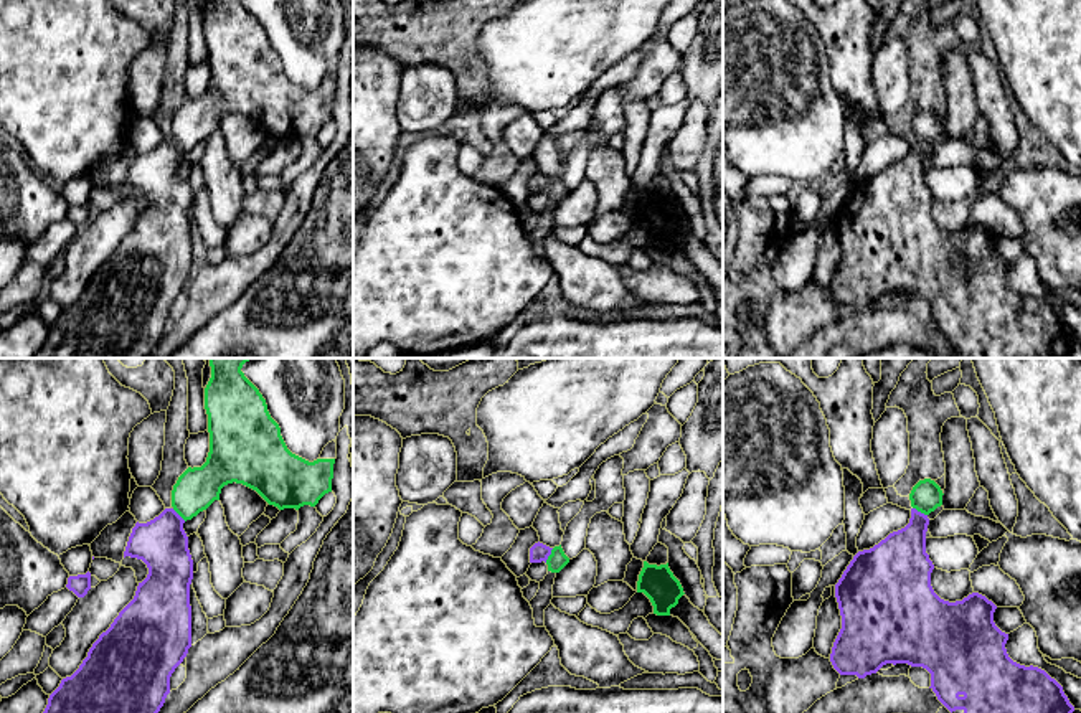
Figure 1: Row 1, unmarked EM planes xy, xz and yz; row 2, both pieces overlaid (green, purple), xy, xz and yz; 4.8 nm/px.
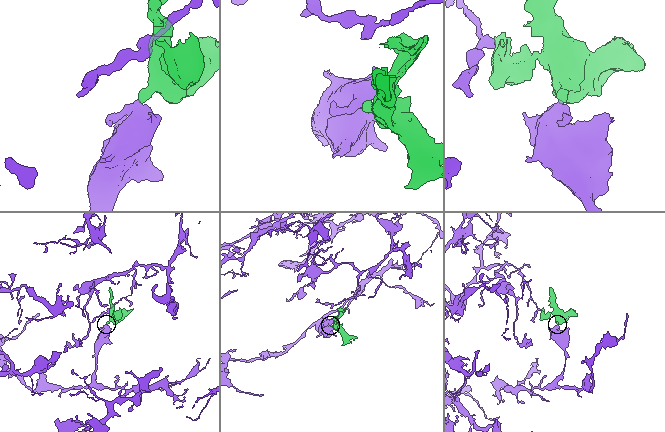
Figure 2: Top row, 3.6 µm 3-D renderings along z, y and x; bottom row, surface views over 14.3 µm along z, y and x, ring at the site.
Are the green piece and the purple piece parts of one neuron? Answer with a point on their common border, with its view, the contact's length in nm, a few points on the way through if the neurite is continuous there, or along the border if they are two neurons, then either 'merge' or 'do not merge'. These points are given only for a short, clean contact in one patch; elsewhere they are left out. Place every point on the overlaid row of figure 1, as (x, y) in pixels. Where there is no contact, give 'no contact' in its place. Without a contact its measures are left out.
contact xz (550, 555); length 80 nm; border xz (553, 548), (545, 561); do not merge

